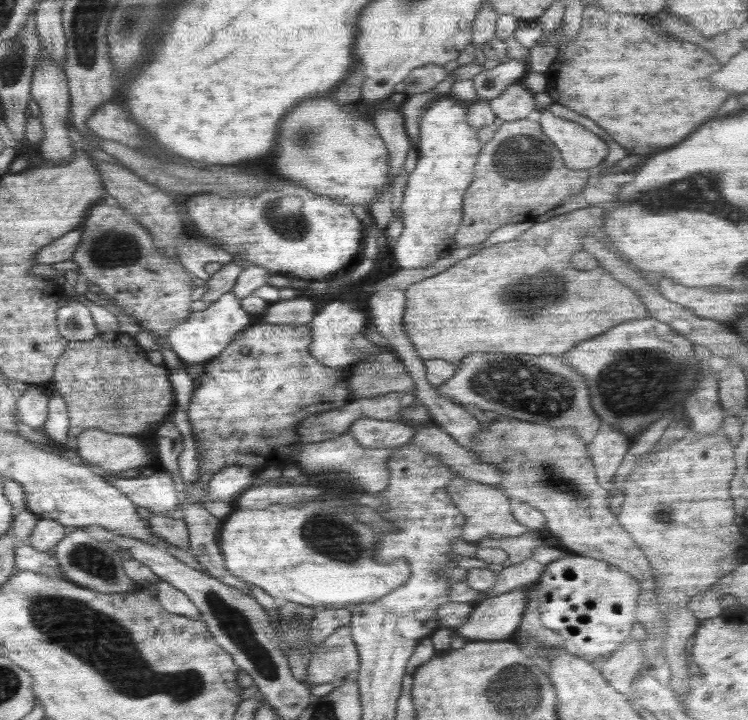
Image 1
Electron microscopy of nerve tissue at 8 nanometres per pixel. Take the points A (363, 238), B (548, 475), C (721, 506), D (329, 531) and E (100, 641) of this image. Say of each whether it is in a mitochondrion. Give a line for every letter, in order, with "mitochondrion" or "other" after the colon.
A: other
B: mitochondrion
C: other
D: mitochondrion
E: mitochondrion

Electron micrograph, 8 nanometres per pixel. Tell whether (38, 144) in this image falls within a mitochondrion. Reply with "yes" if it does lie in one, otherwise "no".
no

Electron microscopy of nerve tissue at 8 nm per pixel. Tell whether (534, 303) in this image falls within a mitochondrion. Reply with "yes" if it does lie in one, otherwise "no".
yes

